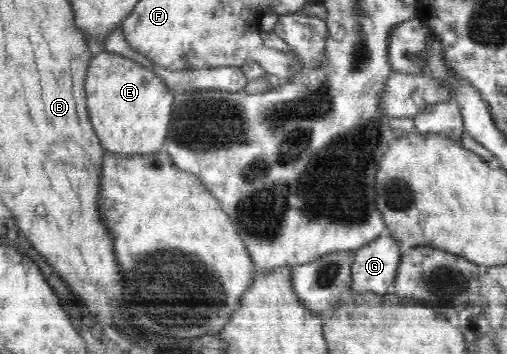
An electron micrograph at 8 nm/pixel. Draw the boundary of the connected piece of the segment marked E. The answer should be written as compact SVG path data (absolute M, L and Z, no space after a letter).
M98 51L89 63L85 94L89 120L105 151L136 155L163 149L175 94L152 69L118 53Z

